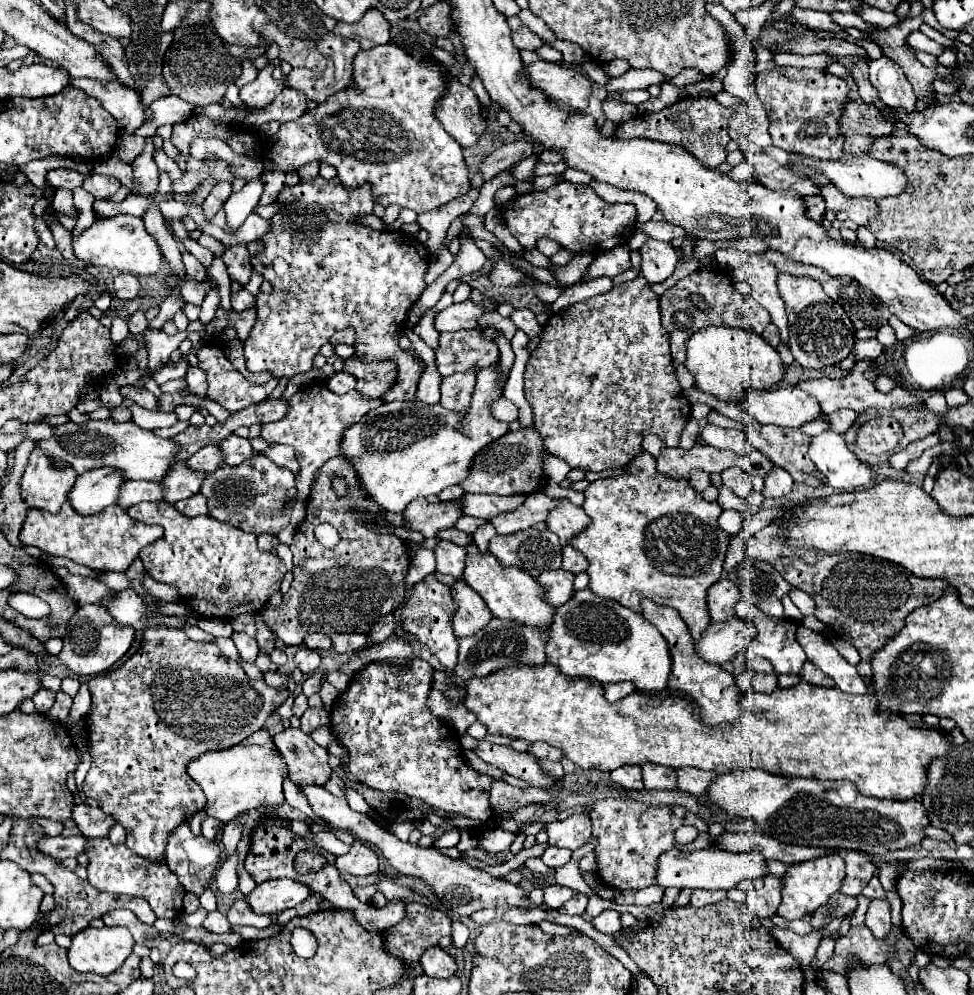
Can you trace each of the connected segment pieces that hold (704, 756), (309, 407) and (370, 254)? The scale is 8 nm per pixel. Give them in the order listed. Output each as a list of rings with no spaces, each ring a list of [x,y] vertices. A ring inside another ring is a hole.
[[[548,661],[544,665],[512,665],[508,669],[498,669],[488,677],[472,677],[472,681],[466,681],[464,695],[464,707],[488,727],[488,733],[518,737],[530,743],[544,741],[562,749],[564,757],[574,761],[578,767],[600,771],[612,771],[622,765],[644,765],[646,761],[672,769],[698,767],[716,773],[762,767],[770,773],[794,777],[848,779],[866,797],[908,799],[924,793],[924,785],[928,785],[928,765],[934,757],[944,757],[952,747],[952,741],[944,731],[914,721],[908,723],[904,717],[888,709],[876,709],[876,699],[870,693],[848,695],[836,687],[818,687],[800,681],[794,687],[778,689],[774,693],[744,693],[742,705],[744,713],[734,723],[708,727],[700,721],[698,707],[690,699],[682,699],[680,693],[674,695],[670,689],[658,697],[630,693],[616,703],[608,703],[598,681],[564,677],[564,673]]]
[[[316,383],[316,385],[302,387],[298,393],[294,393],[290,397],[288,403],[290,403],[290,409],[280,421],[262,425],[262,437],[270,443],[286,443],[286,445],[294,447],[296,459],[300,461],[300,473],[296,475],[298,499],[306,501],[306,497],[310,495],[310,489],[314,485],[314,473],[330,457],[340,455],[344,429],[348,429],[348,425],[356,425],[356,421],[362,421],[362,417],[364,417],[364,413],[368,413],[368,409],[376,409],[384,401],[364,397],[356,389],[352,389],[344,395],[336,395],[328,389],[326,383]]]
[[[320,175],[318,177],[312,177],[308,181],[300,181],[298,185],[294,187],[288,187],[284,185],[282,191],[278,193],[276,201],[274,201],[280,209],[278,213],[270,219],[270,231],[260,239],[262,241],[262,251],[252,255],[250,257],[250,263],[254,267],[254,271],[258,271],[266,281],[270,281],[270,285],[274,287],[272,293],[260,293],[256,297],[256,305],[258,305],[258,317],[256,317],[256,325],[250,333],[250,337],[244,341],[244,357],[246,357],[246,367],[248,371],[252,373],[258,373],[258,371],[270,371],[274,377],[294,377],[298,373],[306,373],[312,369],[312,363],[314,363],[314,351],[320,351],[320,347],[324,343],[330,341],[330,337],[336,333],[336,331],[342,331],[346,329],[348,325],[356,329],[356,347],[358,347],[358,353],[362,361],[394,361],[396,363],[396,371],[398,371],[398,377],[394,381],[394,385],[382,393],[382,399],[384,401],[412,401],[416,399],[416,391],[418,391],[418,379],[424,371],[424,363],[422,359],[412,353],[412,351],[404,351],[400,349],[398,345],[398,339],[404,331],[404,323],[408,319],[408,311],[412,309],[412,305],[418,301],[420,293],[426,289],[426,283],[424,283],[424,273],[428,269],[428,263],[430,263],[430,253],[426,249],[426,245],[422,245],[414,235],[410,233],[402,233],[402,231],[396,231],[396,239],[392,233],[388,231],[374,231],[366,225],[360,223],[360,217],[364,215],[370,215],[372,209],[374,209],[374,201],[372,201],[372,189],[370,185],[362,185],[360,189],[348,189],[346,185],[340,185],[338,177],[334,179],[322,179]]]

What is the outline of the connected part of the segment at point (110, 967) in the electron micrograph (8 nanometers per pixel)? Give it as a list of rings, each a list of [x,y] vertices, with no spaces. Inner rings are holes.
[[[88,927],[72,935],[68,947],[68,961],[76,971],[92,971],[110,975],[132,953],[134,939],[124,927]]]

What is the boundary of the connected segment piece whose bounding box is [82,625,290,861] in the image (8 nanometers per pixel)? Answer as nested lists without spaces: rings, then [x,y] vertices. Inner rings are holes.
[[[156,625],[156,627],[148,627],[144,631],[144,641],[142,641],[142,647],[138,653],[134,653],[122,667],[116,667],[104,675],[98,675],[98,677],[92,677],[88,681],[88,689],[92,693],[92,713],[88,715],[88,739],[90,739],[90,755],[92,755],[92,767],[84,779],[84,785],[82,785],[82,791],[88,799],[94,799],[98,803],[98,807],[104,811],[104,813],[110,813],[110,817],[120,823],[124,829],[128,829],[128,837],[126,837],[126,845],[136,851],[138,855],[142,857],[148,857],[148,859],[158,859],[162,861],[164,859],[164,847],[166,847],[166,841],[168,841],[168,833],[184,823],[186,819],[190,819],[194,813],[202,811],[204,805],[206,805],[206,797],[204,797],[204,791],[196,785],[196,781],[192,781],[192,777],[188,777],[188,769],[184,769],[184,765],[188,765],[190,757],[200,757],[202,753],[208,753],[208,751],[220,751],[220,749],[228,749],[232,745],[238,745],[242,743],[244,739],[248,739],[252,733],[260,731],[266,723],[266,719],[276,713],[276,709],[290,697],[290,691],[288,687],[282,687],[282,689],[274,689],[270,685],[266,685],[264,681],[252,681],[244,671],[242,667],[236,663],[236,661],[230,661],[226,657],[222,657],[216,649],[216,645],[212,643],[198,643],[198,641],[192,641],[184,635],[182,629],[172,629],[172,627],[164,627],[164,625]]]

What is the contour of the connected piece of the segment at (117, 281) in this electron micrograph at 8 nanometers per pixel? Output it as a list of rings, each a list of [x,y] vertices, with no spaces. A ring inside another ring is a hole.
[[[120,273],[114,277],[114,293],[118,299],[122,299],[122,301],[134,299],[138,295],[138,291],[140,291],[140,283],[138,283],[136,275]]]

